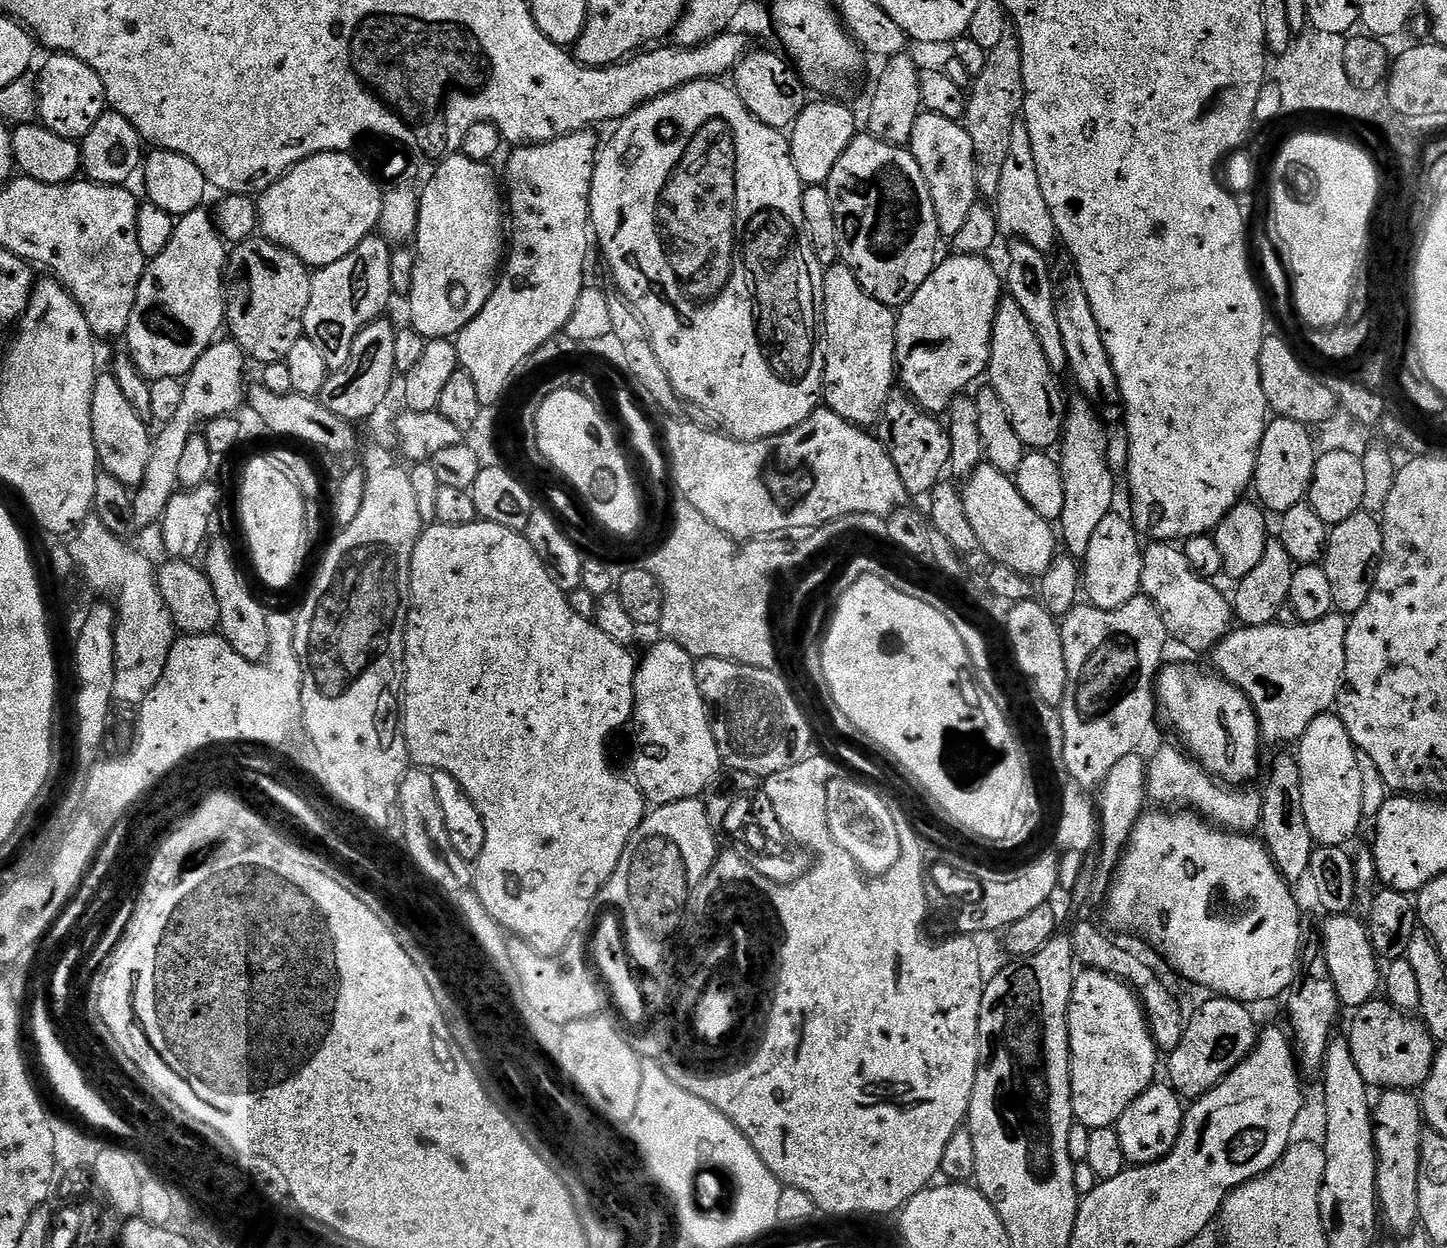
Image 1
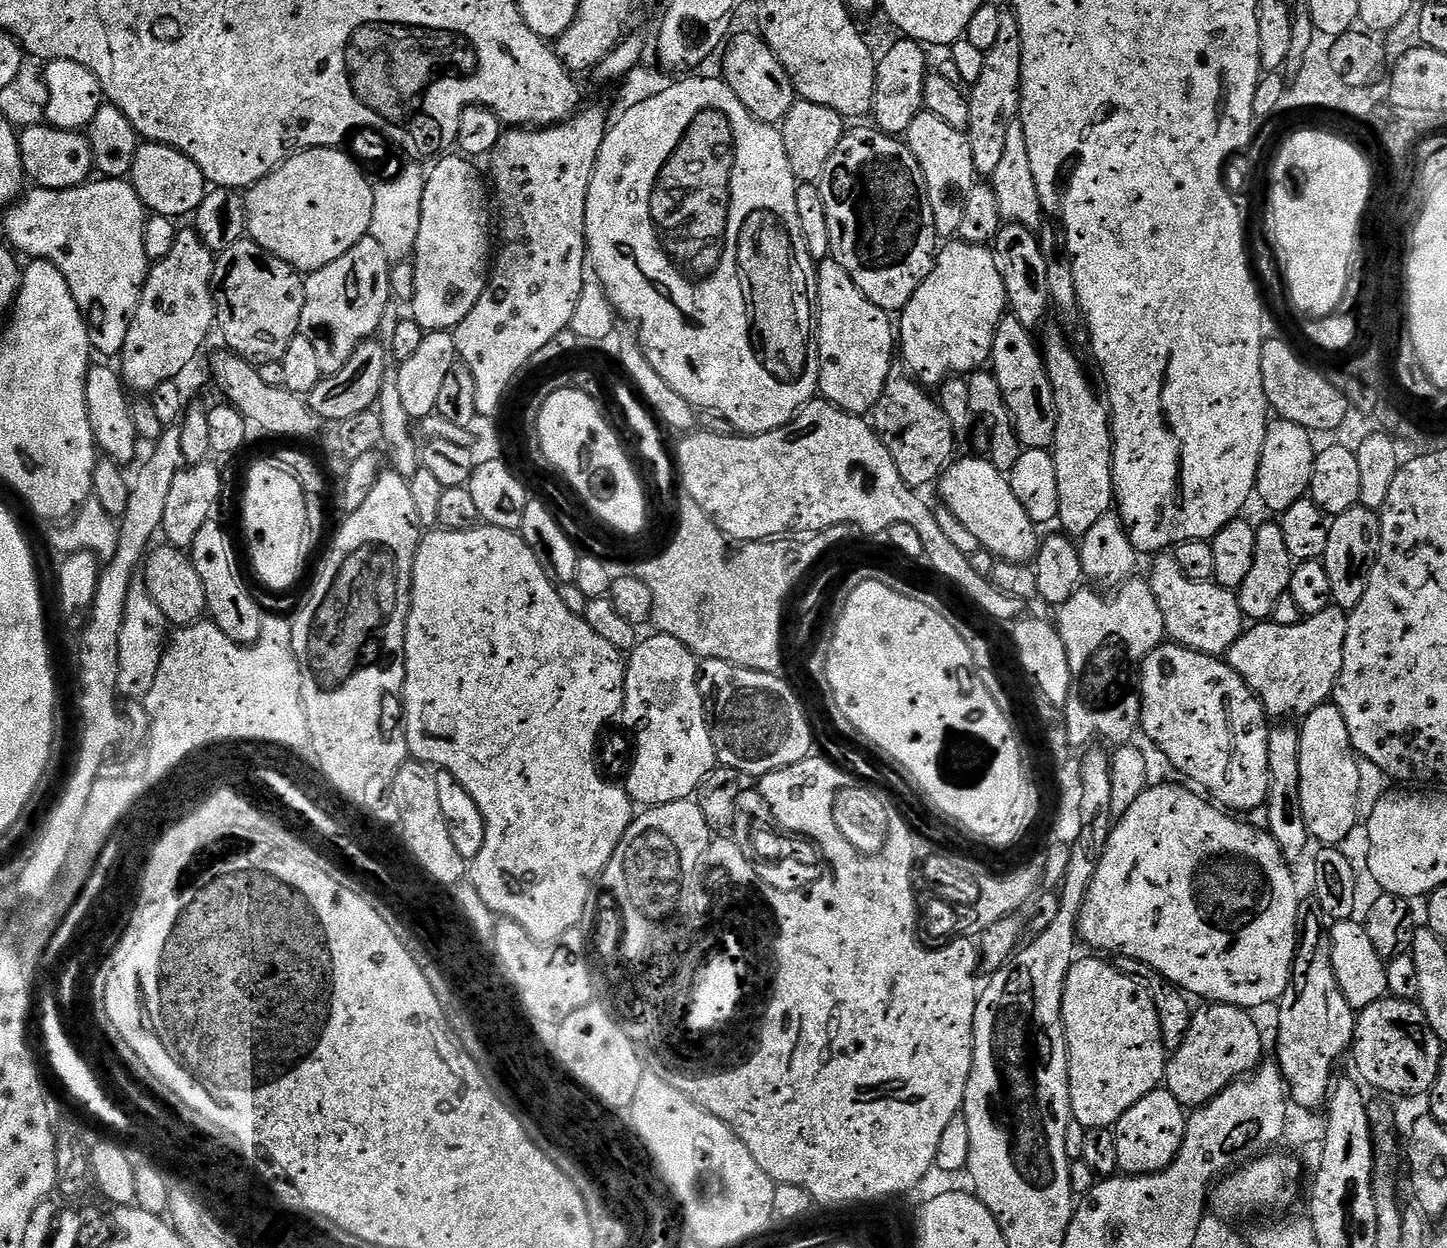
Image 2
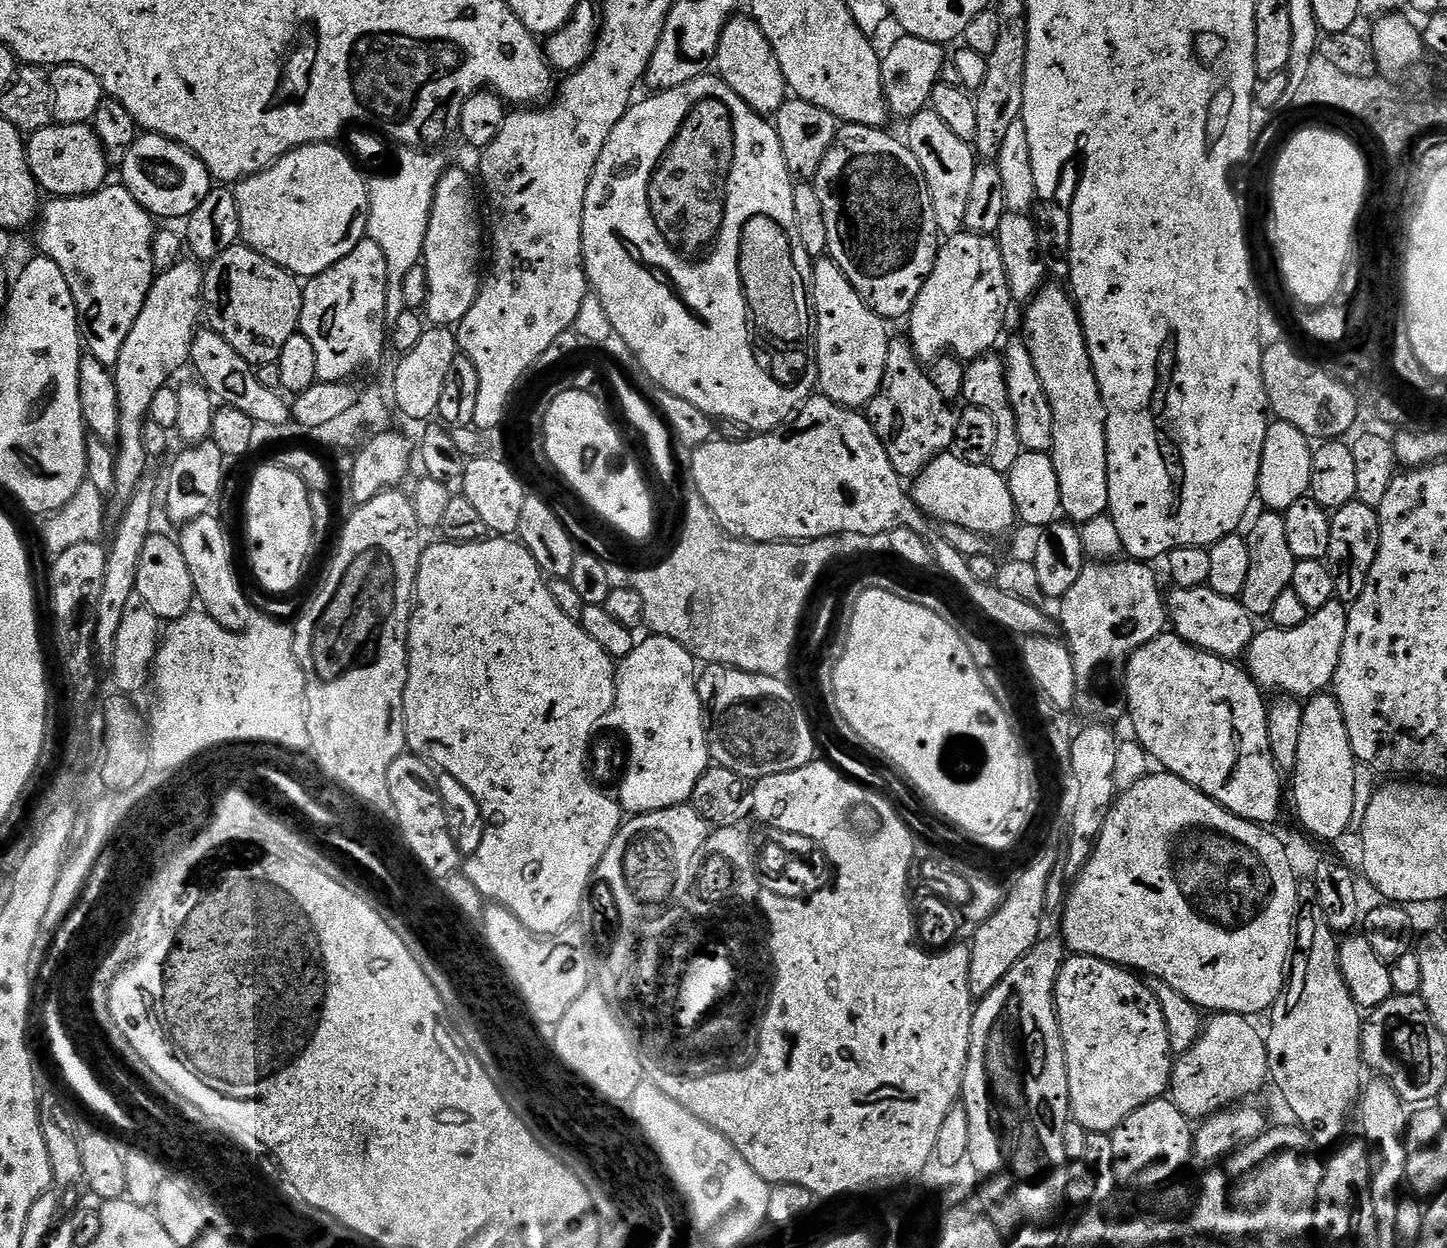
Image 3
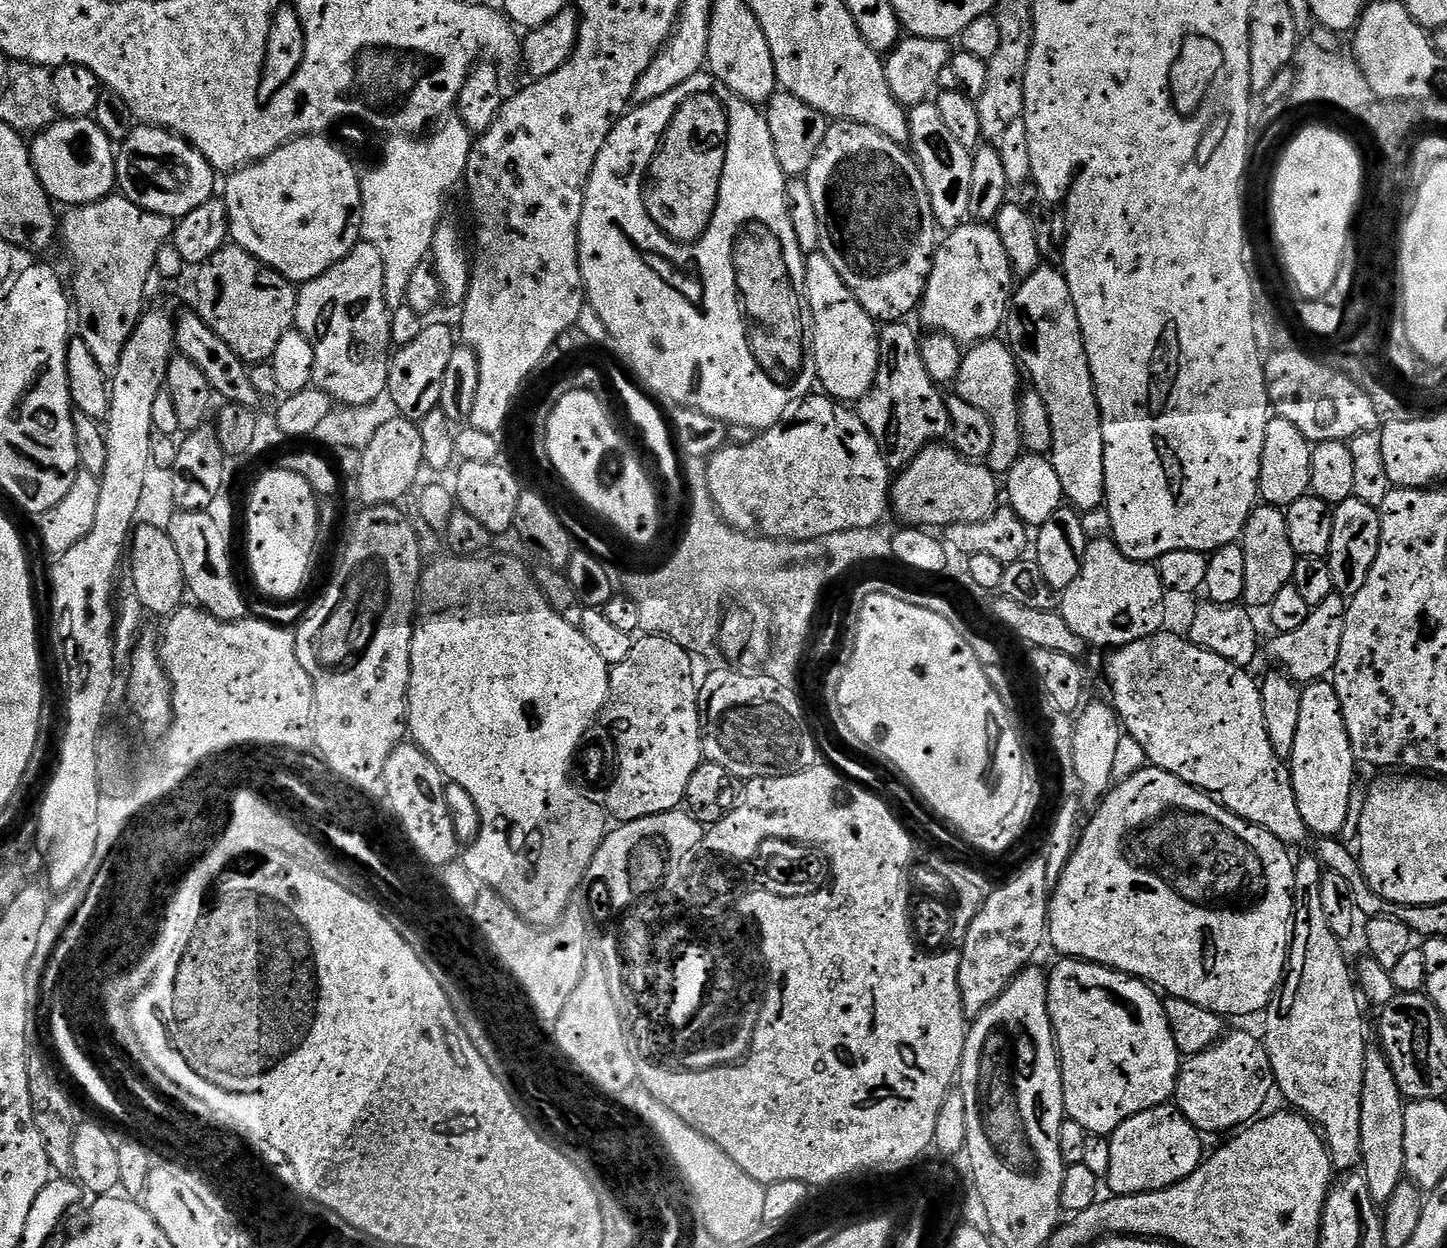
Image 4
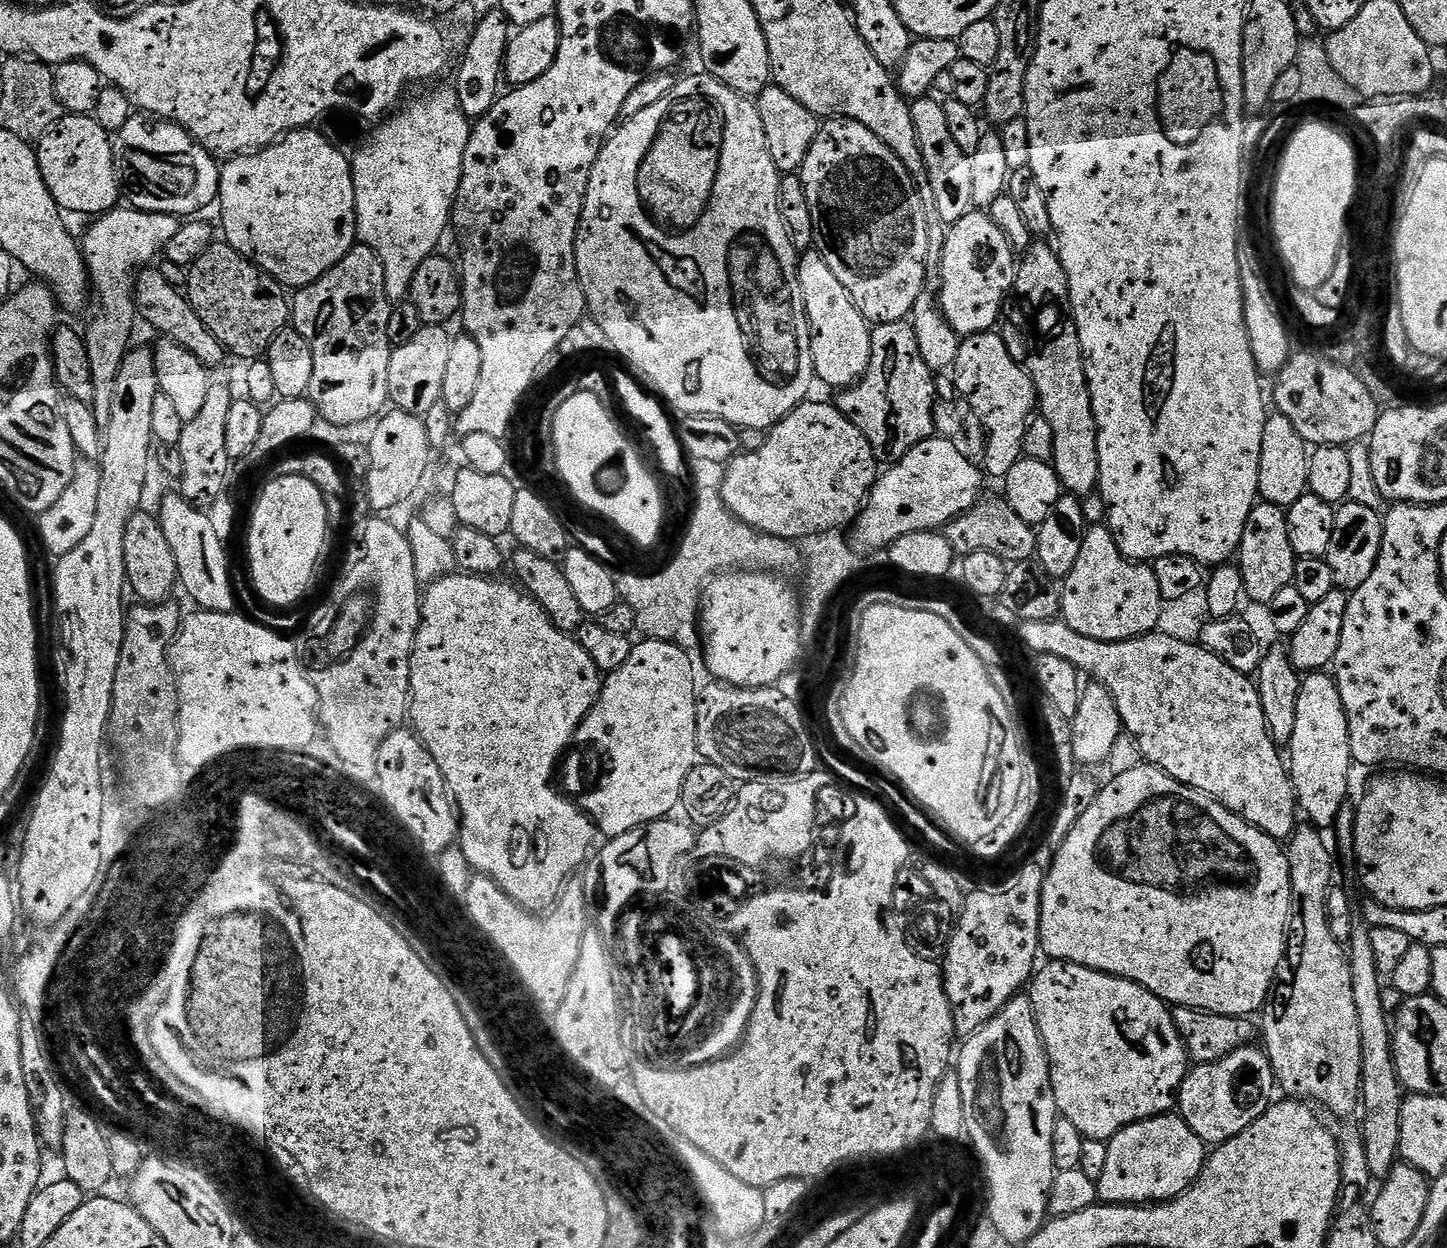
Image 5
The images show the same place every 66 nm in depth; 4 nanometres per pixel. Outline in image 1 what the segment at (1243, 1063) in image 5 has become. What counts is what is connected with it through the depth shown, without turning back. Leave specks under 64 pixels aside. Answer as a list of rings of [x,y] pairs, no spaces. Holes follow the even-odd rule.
[[[1227,996],[1208,998],[1196,1013],[1187,1017],[1182,1042],[1178,1050],[1167,1053],[1168,1076],[1171,1084],[1181,1097],[1195,1098],[1209,1092],[1222,1078],[1226,1078],[1252,1053],[1258,1043],[1258,1027],[1252,1017],[1249,1005],[1229,1000]]]

